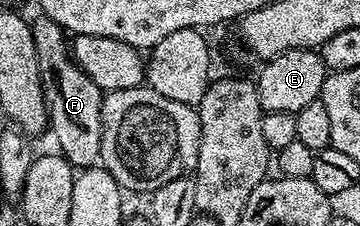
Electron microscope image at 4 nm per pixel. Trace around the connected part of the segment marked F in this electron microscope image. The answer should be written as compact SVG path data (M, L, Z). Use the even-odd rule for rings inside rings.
M44 17L32 20L35 53L39 61L39 77L49 110L48 130L53 131L56 150L74 168L92 167L101 158L101 101L103 93L91 77L73 59L71 39L64 27Z

